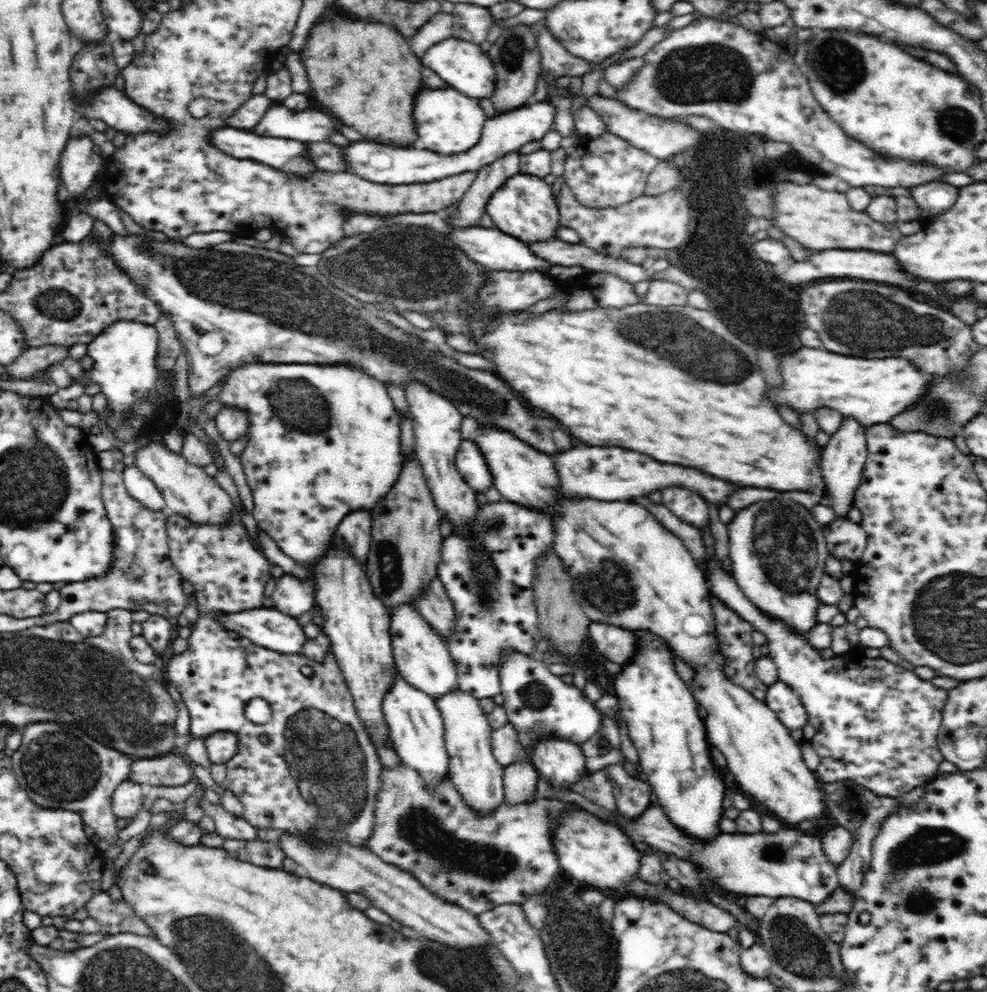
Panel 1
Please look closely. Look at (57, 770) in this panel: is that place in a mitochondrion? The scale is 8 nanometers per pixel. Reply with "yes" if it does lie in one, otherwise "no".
yes

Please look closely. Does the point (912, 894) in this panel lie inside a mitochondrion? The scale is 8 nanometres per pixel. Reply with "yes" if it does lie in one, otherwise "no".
yes

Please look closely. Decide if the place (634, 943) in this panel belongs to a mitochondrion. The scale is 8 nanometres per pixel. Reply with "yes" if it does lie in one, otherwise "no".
no

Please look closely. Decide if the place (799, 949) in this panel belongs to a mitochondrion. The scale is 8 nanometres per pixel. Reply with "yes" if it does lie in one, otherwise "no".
yes

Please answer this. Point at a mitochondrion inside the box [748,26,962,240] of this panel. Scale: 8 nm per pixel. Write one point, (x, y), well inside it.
(840, 80)

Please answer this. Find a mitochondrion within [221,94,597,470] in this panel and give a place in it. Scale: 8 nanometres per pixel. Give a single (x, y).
(433, 270)

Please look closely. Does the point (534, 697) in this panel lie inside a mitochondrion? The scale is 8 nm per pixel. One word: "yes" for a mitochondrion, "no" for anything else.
yes

